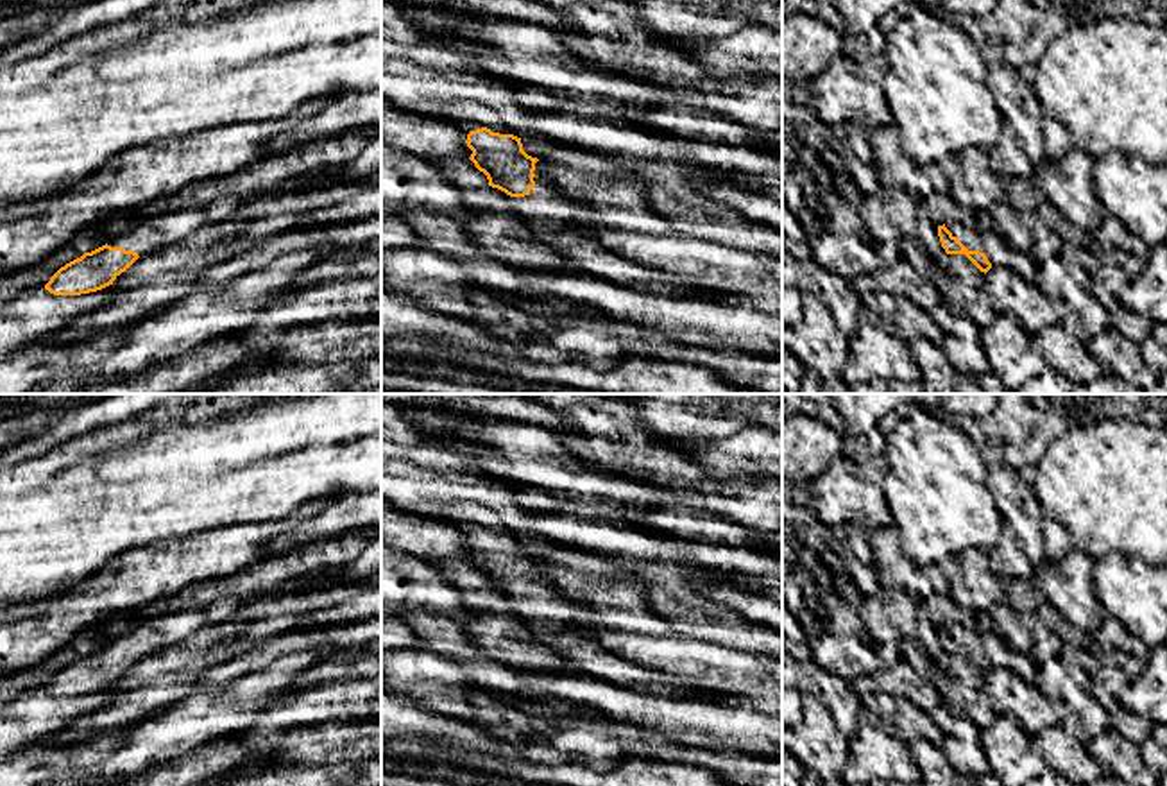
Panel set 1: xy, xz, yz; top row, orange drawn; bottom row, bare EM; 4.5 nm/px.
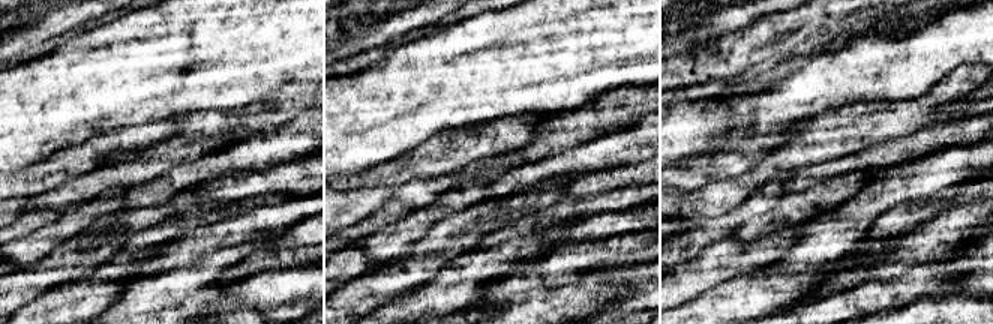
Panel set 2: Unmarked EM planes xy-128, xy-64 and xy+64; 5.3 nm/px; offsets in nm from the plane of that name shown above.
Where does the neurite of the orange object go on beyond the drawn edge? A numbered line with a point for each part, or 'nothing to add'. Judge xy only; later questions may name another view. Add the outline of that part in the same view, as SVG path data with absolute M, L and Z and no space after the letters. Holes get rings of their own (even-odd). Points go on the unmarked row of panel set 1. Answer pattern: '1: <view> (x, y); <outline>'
1: xy (138, 640); M134 627L124 636L111 639L107 646L134 652L140 659L143 659L158 652L163 646L163 639L143 627Z

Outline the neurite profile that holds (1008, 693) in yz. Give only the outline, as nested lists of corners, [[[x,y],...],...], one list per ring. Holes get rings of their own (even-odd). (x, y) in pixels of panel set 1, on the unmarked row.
[[[992,668],[986,673],[984,691],[993,711],[997,714],[1013,714],[1031,738],[1060,723],[1060,716],[1047,696],[1035,684],[1004,668]]]

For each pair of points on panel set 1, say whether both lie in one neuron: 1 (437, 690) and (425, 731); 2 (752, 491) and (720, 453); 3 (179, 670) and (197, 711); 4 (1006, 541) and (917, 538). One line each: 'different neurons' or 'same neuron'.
1: different neurons
2: different neurons
3: different neurons
4: different neurons

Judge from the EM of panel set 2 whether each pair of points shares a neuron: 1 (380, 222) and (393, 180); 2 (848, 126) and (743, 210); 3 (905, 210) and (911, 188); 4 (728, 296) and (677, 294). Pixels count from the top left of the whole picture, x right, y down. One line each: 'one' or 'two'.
1: two
2: two
3: two
4: two

